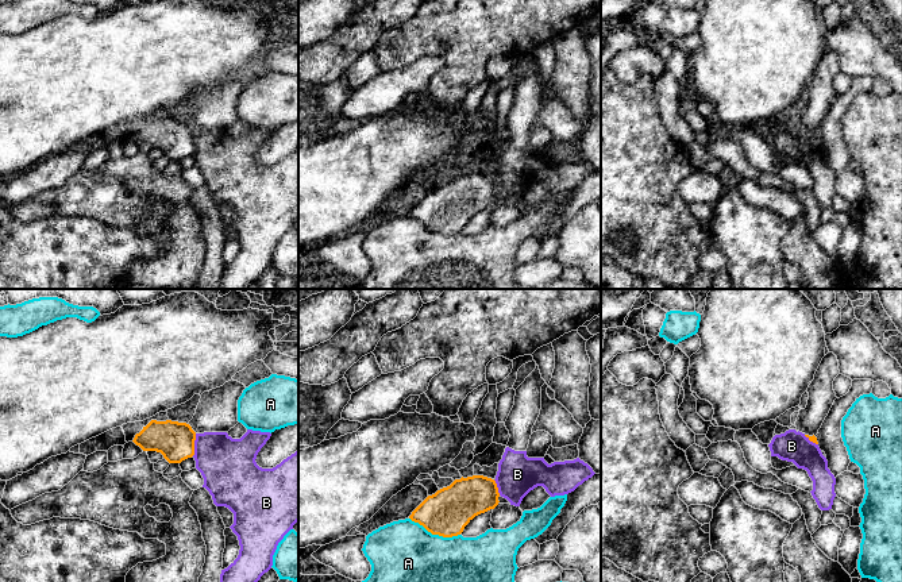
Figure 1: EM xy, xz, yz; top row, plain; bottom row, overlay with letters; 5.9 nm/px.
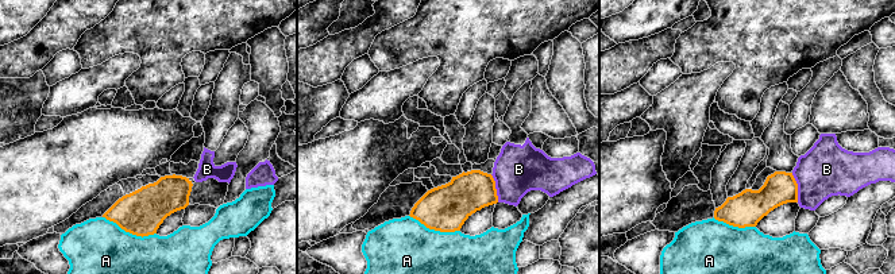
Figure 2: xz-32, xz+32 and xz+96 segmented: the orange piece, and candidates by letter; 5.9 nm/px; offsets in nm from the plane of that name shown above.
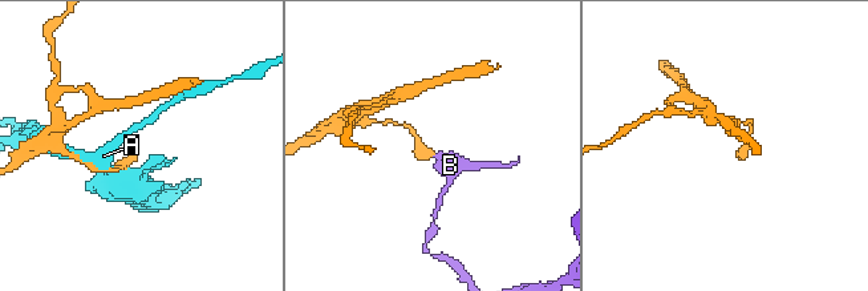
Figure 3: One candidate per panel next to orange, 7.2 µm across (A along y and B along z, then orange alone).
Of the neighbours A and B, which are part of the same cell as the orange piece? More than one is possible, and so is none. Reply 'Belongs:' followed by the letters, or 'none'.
Belongs: none

